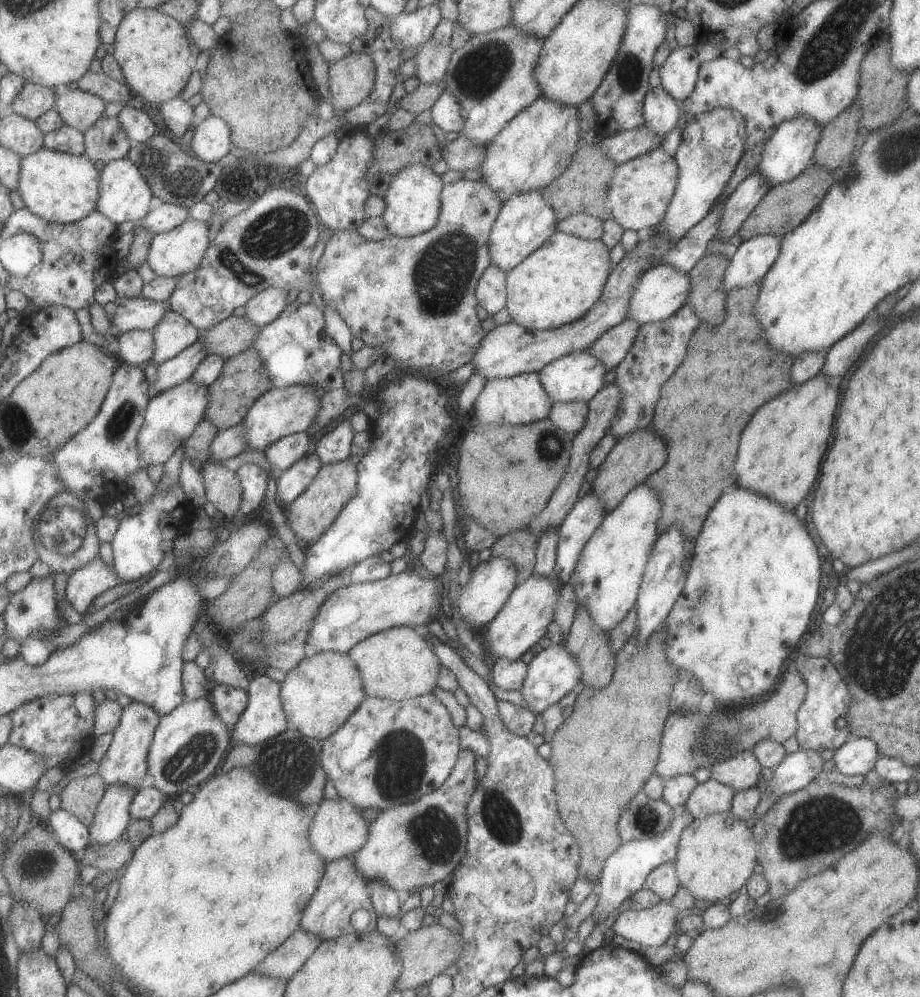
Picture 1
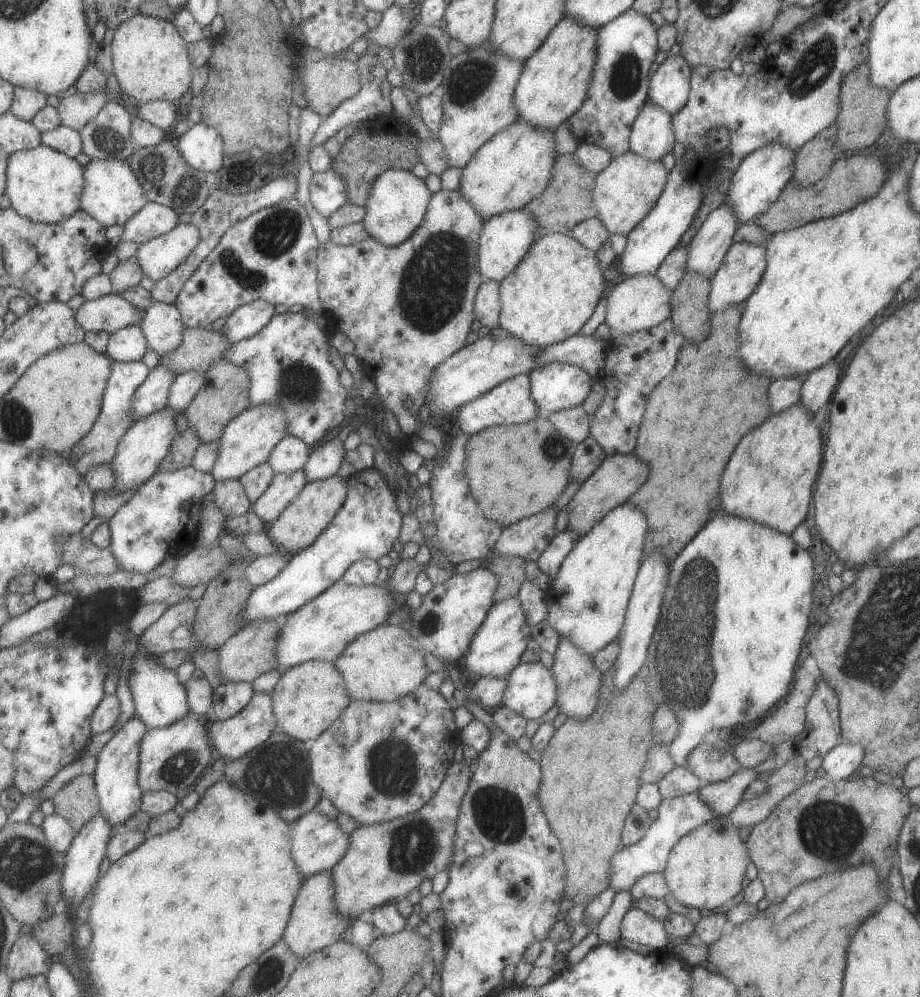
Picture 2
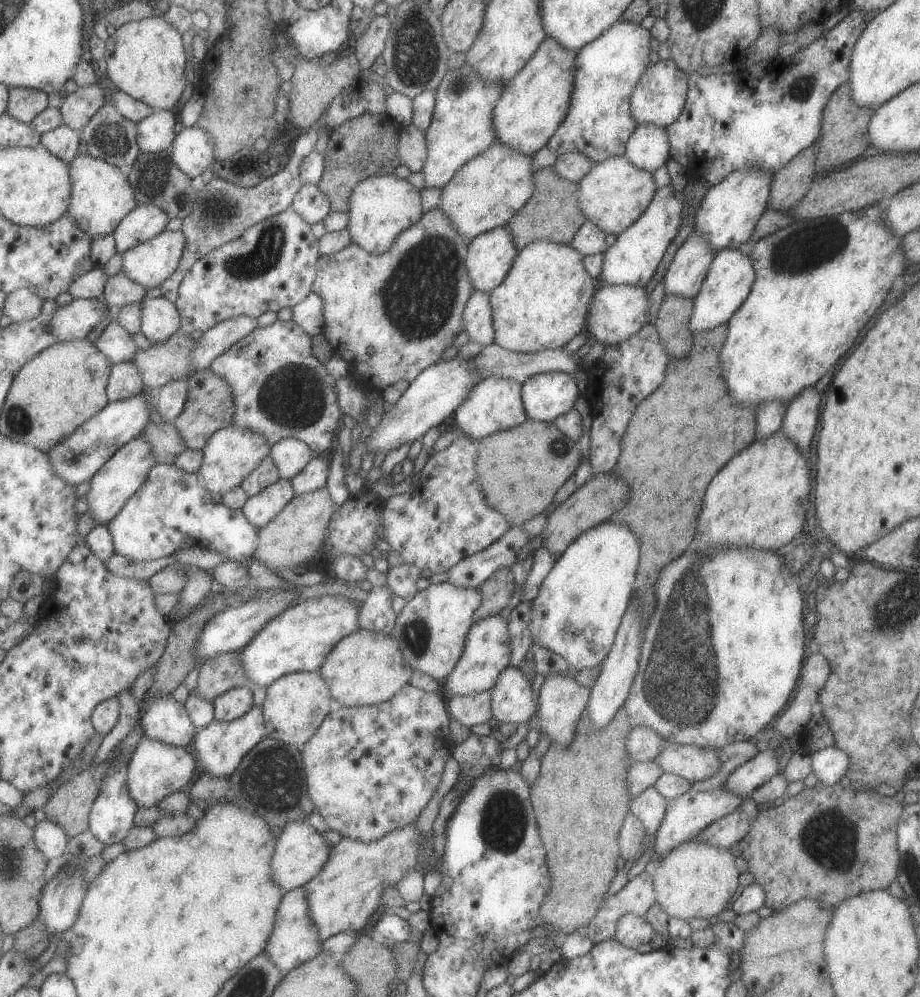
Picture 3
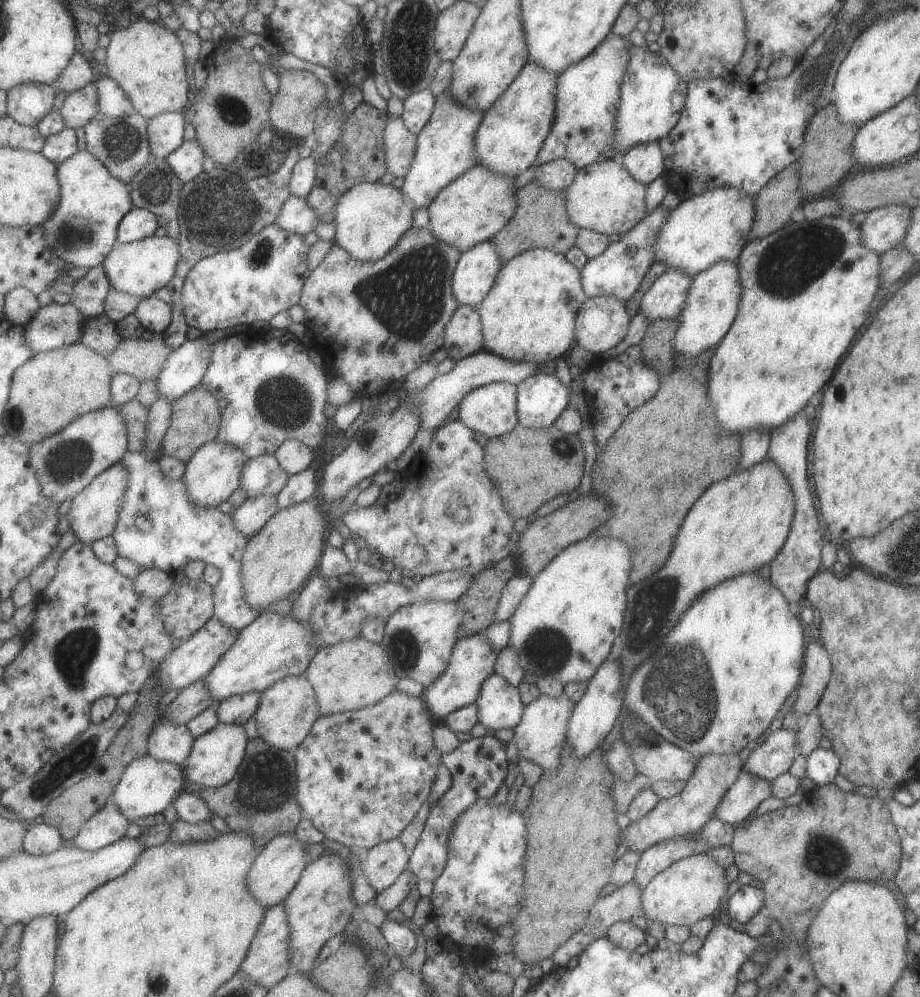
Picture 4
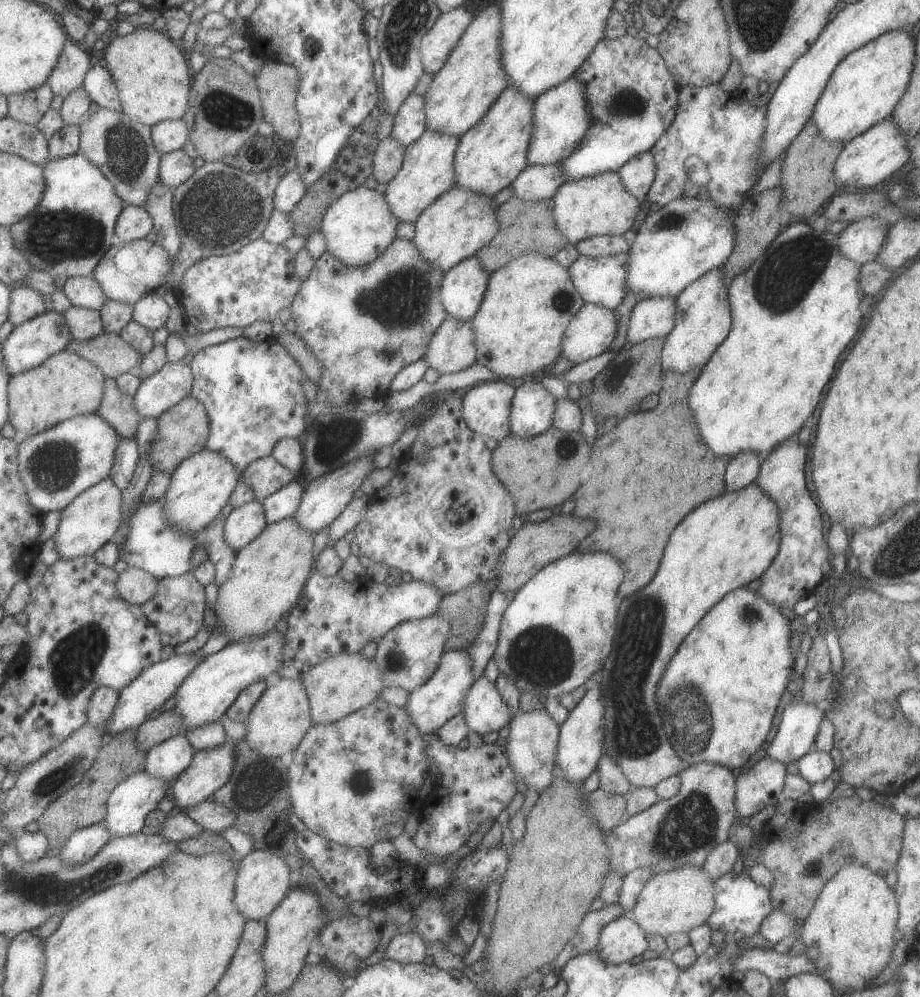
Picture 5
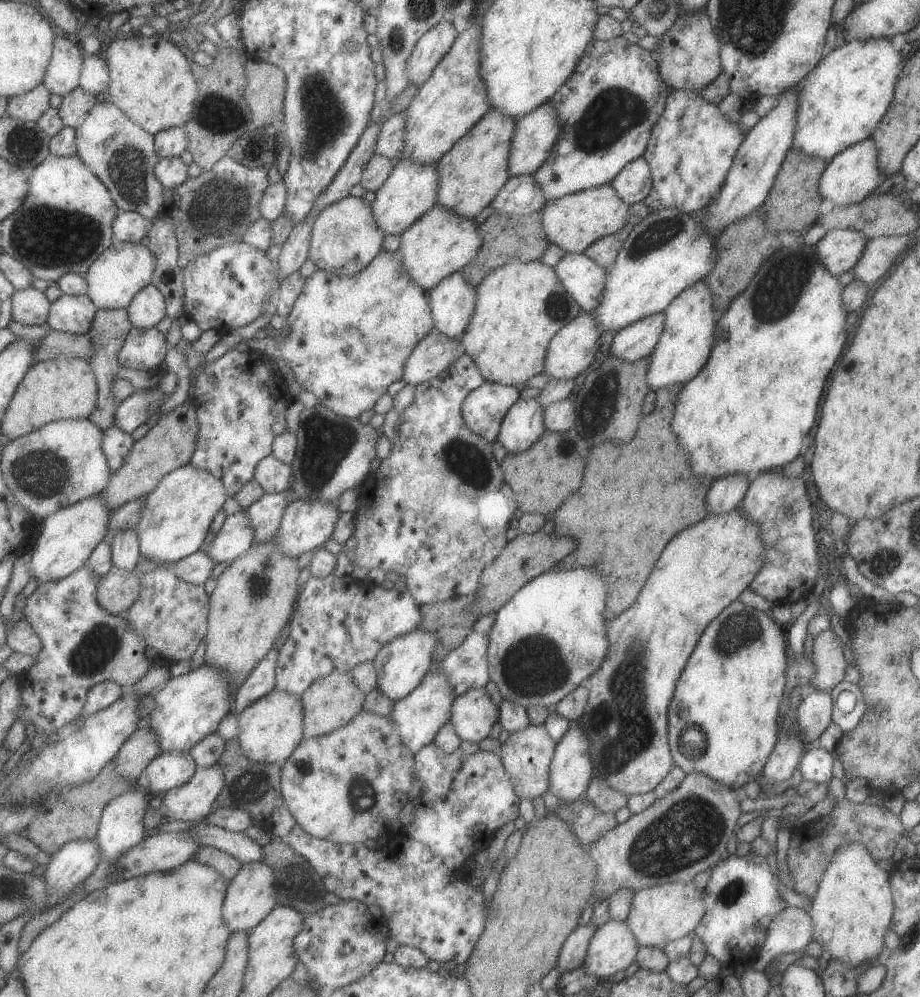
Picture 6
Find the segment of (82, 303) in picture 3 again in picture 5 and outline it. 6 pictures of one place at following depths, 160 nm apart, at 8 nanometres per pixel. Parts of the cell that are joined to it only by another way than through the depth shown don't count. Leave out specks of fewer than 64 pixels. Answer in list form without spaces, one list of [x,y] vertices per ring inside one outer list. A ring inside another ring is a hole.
[[[50,310],[33,320],[17,325],[4,341],[3,349],[4,359],[11,376],[26,373],[42,365],[54,354],[67,349],[74,339],[65,315],[55,310]]]

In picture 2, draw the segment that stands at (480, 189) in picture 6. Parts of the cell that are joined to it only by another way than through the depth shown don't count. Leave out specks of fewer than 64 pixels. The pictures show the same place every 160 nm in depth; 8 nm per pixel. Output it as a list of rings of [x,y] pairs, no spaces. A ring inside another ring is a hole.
[[[562,16],[543,39],[541,46],[524,62],[512,98],[516,120],[538,129],[554,131],[582,105],[596,63],[598,30],[576,21],[575,17]]]

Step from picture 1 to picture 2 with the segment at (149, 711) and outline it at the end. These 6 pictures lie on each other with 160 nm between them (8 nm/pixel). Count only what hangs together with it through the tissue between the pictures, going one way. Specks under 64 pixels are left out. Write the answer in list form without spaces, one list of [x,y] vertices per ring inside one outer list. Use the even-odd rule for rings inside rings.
[[[135,715],[115,733],[107,746],[97,754],[98,767],[95,778],[101,813],[106,814],[114,828],[124,829],[126,822],[142,808],[142,798],[145,792],[140,785],[139,769],[142,742],[149,730],[148,724],[139,715]]]

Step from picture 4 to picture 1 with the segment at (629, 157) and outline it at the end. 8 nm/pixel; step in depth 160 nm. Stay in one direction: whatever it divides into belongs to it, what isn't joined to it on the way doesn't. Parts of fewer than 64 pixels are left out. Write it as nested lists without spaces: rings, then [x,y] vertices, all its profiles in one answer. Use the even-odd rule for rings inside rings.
[[[663,87],[648,89],[642,104],[643,125],[663,140],[679,120],[679,107],[680,102],[669,96]]]

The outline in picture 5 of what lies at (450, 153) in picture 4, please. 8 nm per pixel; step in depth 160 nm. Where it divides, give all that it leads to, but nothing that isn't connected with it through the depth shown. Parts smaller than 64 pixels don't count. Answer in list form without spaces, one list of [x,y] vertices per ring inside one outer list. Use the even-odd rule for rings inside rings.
[[[427,129],[413,144],[407,147],[404,167],[399,174],[387,184],[386,197],[390,202],[392,213],[400,222],[414,223],[426,212],[439,196],[453,189],[456,182],[454,173],[454,154],[459,137]]]

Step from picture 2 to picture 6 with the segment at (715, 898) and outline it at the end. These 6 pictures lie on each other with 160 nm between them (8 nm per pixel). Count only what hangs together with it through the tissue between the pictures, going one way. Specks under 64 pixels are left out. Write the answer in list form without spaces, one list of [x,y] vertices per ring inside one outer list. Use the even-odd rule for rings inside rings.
[[[673,881],[635,891],[625,921],[638,942],[638,946],[662,949],[668,942],[684,937],[689,933],[693,934],[703,913],[704,904],[700,890],[695,888],[692,881],[688,883]]]

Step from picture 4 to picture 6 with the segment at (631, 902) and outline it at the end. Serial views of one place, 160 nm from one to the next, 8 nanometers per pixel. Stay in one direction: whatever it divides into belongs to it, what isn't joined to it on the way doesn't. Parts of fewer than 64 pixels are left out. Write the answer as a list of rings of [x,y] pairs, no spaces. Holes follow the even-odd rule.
[[[593,921],[577,925],[566,937],[561,945],[556,966],[561,973],[583,966],[584,956],[596,926]]]

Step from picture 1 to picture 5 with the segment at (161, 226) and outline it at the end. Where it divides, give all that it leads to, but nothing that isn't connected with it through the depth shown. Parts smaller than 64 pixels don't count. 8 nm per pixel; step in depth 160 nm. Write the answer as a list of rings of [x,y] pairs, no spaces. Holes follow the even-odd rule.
[[[130,205],[122,212],[116,231],[123,243],[147,238],[154,229],[154,218],[145,206]]]

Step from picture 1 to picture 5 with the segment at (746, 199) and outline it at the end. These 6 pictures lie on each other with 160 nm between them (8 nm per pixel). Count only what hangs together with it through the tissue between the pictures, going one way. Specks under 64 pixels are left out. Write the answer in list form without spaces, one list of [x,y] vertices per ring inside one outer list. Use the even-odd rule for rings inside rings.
[[[670,296],[638,298],[632,308],[625,343],[634,345],[642,340],[663,337],[674,325],[676,300]]]

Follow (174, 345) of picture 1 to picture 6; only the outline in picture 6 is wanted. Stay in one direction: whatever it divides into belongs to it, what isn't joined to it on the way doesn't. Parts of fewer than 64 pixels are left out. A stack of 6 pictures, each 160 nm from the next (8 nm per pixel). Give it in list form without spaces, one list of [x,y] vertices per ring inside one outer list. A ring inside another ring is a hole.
[[[153,284],[141,290],[127,309],[132,325],[140,329],[153,328],[168,316],[165,295]]]

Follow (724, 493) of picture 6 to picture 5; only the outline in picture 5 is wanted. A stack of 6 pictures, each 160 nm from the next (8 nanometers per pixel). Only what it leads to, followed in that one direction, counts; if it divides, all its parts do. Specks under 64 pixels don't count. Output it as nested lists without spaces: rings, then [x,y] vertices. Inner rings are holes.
[[[751,451],[731,457],[723,475],[725,493],[755,483],[763,458],[763,455]]]

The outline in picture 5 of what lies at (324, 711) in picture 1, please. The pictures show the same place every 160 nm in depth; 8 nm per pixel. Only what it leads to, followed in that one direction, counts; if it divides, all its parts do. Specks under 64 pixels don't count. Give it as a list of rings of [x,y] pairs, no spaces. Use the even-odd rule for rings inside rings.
[[[281,678],[271,685],[252,710],[246,726],[246,738],[259,754],[264,757],[282,757],[288,759],[315,724],[304,681],[301,679]]]

